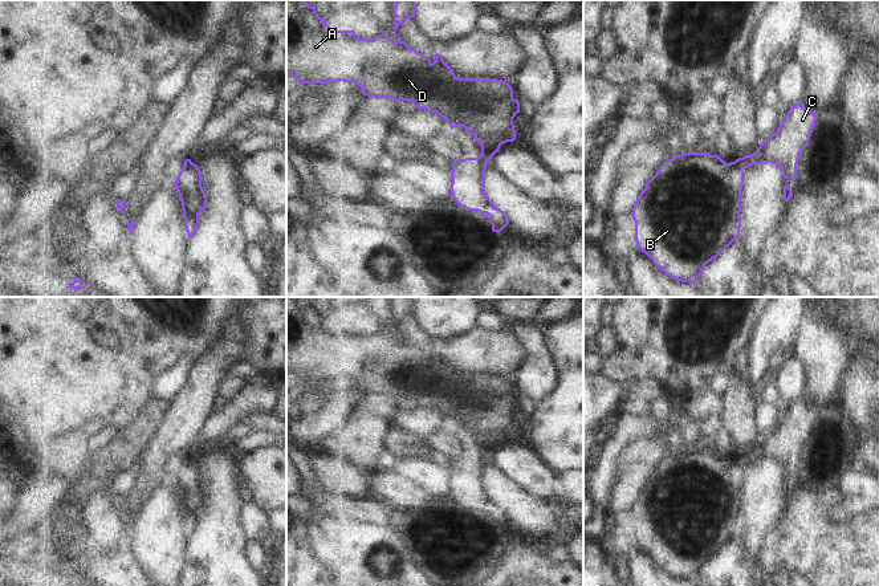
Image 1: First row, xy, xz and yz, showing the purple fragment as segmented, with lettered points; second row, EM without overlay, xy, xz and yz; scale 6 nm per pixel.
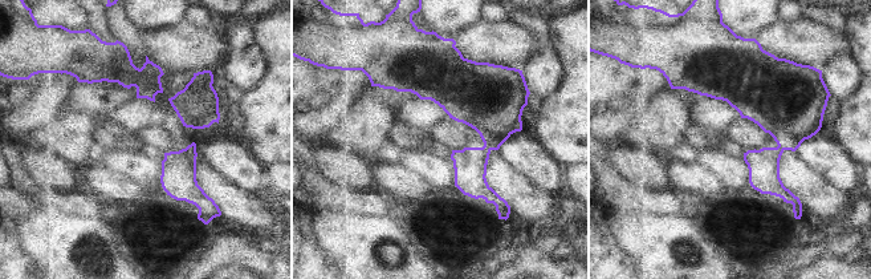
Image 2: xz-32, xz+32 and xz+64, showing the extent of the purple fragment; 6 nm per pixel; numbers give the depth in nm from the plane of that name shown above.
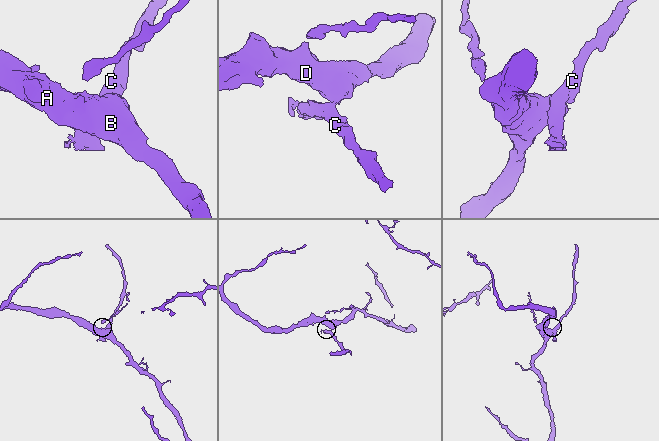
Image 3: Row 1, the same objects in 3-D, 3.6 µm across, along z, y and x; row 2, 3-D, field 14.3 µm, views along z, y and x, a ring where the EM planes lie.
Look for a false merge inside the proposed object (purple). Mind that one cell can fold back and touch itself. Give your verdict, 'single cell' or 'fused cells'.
fused cells

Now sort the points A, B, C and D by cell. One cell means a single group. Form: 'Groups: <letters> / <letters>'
Groups: A B D / C

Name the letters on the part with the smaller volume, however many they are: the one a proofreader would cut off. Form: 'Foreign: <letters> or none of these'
Foreign: C

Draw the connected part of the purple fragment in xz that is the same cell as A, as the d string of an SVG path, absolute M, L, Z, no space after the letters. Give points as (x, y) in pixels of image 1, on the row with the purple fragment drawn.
M286 0L286 74L302 84L354 82L367 97L383 97L412 102L416 107L436 113L447 121L451 130L464 127L480 145L481 151L492 156L506 142L516 141L513 118L520 113L520 102L513 98L512 86L497 78L460 78L436 53L435 58L416 52L398 37L394 42L384 30L374 40L359 38L354 30L333 30L305 0Z

